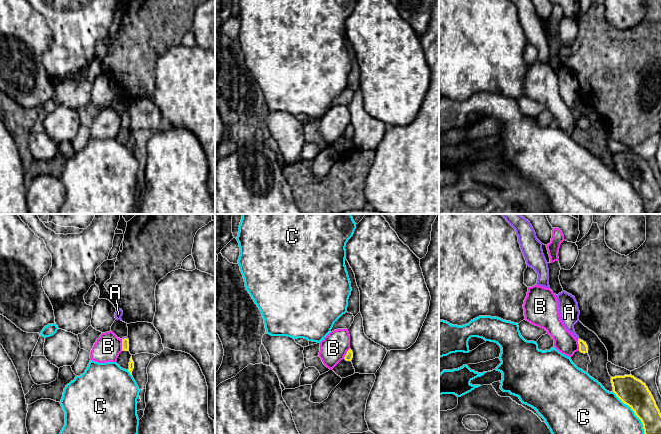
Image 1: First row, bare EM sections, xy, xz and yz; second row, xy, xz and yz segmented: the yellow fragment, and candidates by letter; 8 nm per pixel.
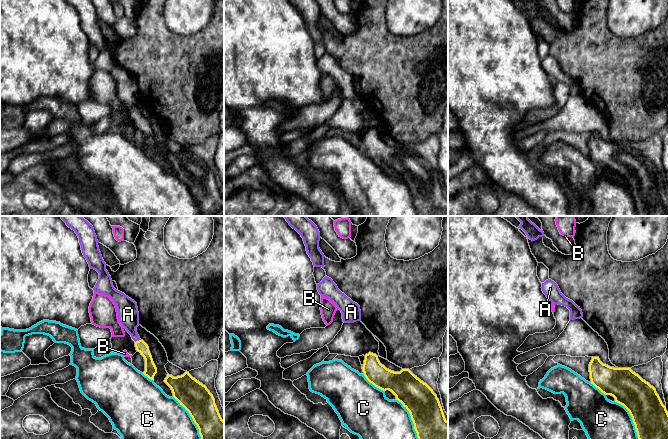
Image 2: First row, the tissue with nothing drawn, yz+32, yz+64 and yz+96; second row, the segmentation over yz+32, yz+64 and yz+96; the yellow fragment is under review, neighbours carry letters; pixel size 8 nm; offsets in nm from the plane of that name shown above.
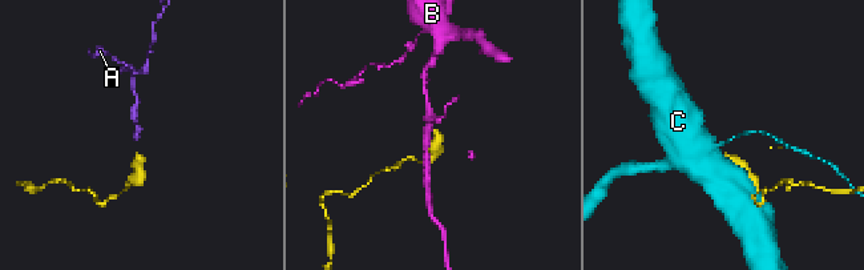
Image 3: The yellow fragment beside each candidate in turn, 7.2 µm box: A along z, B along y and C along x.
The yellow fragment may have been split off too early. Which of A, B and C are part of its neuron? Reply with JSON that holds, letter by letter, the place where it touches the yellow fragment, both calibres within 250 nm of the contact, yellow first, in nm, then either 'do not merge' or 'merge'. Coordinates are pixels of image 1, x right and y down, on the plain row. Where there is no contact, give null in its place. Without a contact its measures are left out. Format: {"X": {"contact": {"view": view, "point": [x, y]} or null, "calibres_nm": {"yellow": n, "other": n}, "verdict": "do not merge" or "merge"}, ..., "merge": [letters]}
{"A": {"contact": {"view": "xy", "point": [124, 114]}, "calibres_nm": {"yellow": 60, "other": 20}, "verdict": "merge"}, "B": {"contact": {"view": "xy", "point": [122, 121]}, "calibres_nm": {"yellow": 60, "other": 220}, "verdict": "do not merge"}, "C": {"contact": {"view": "yz", "point": [635, 190]}, "calibres_nm": {"yellow": 220, "other": 500}, "verdict": "do not merge"}, "merge": ["A"]}

